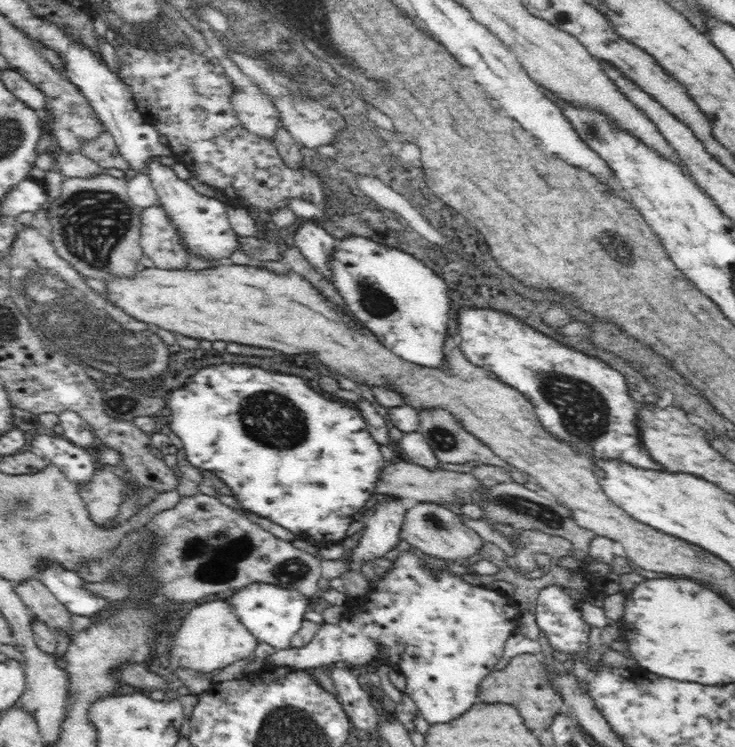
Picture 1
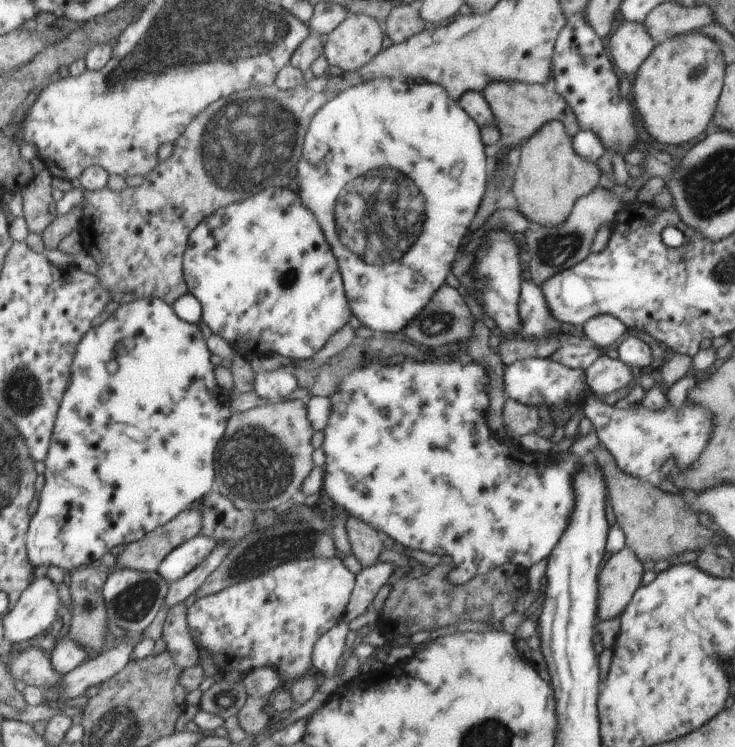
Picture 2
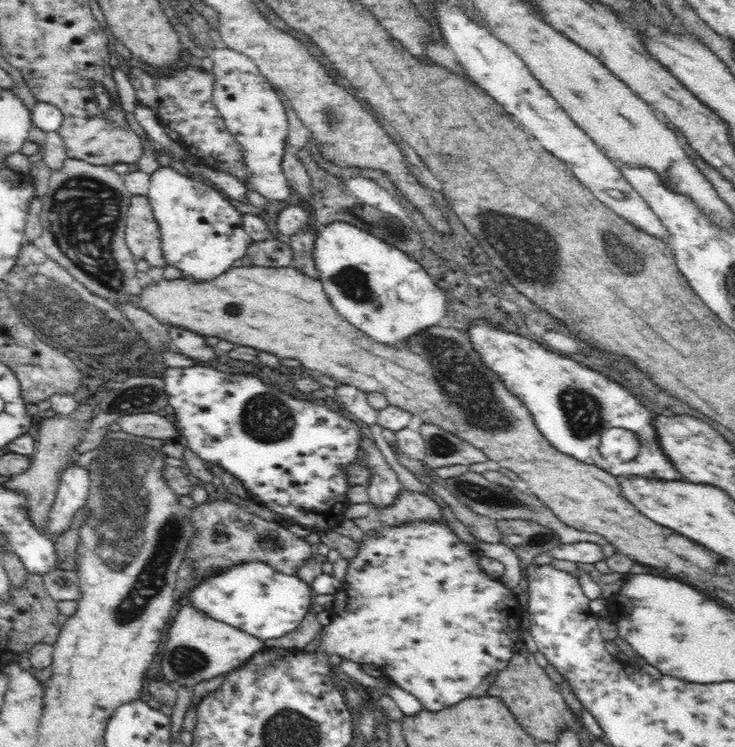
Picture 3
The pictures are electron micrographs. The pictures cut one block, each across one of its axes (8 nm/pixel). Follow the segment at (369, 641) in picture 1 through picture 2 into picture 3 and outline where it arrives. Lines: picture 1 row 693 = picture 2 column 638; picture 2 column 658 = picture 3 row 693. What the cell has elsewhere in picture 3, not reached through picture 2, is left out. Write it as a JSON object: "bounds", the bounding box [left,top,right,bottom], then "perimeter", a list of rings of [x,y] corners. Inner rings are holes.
{"bounds":[316,524,524,712],"perimeter":[[[384,524],[380,530],[370,530],[356,546],[358,554],[348,560],[342,590],[334,594],[332,622],[318,634],[322,644],[316,652],[338,654],[356,664],[376,664],[392,684],[414,694],[424,710],[432,712],[458,704],[488,674],[506,670],[522,646],[520,616],[524,608],[502,580],[492,580],[480,568],[482,552],[478,548],[460,542],[446,526],[438,524],[404,524],[398,528]]]}

